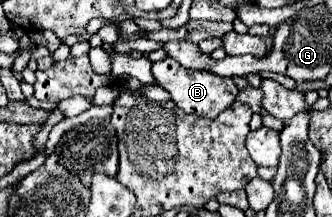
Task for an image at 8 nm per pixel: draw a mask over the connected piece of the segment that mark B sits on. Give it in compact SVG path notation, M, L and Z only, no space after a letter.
M165 58L161 62L153 62L153 76L161 88L165 88L171 94L171 100L185 112L185 114L195 114L201 118L217 118L229 104L235 102L237 96L237 86L231 78L217 76L213 72L197 72L197 70L187 70L177 60Z

